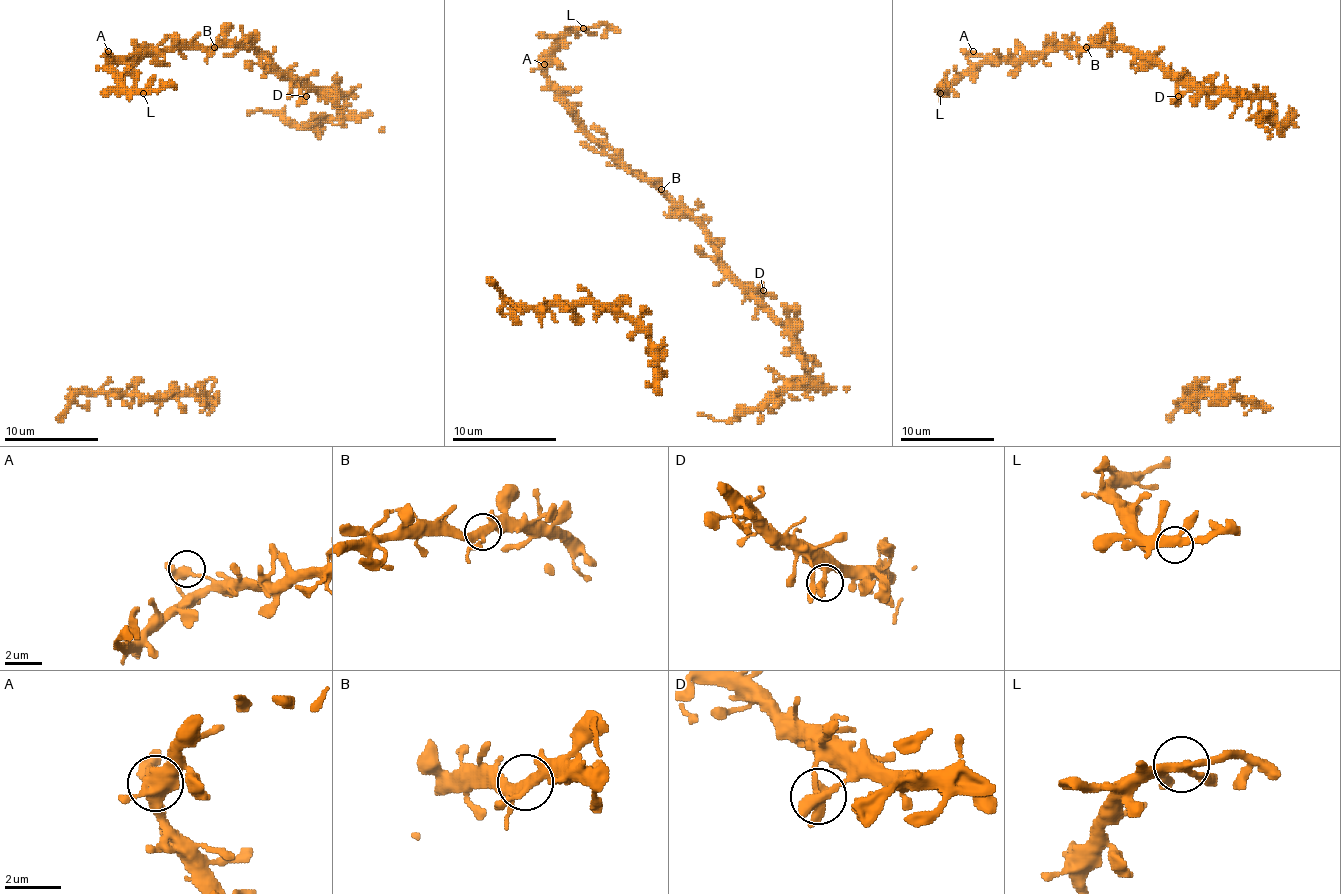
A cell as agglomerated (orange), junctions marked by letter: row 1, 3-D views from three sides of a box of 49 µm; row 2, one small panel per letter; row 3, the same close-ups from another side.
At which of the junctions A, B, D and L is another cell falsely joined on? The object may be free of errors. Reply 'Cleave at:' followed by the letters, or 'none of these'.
Cleave at: none of these

